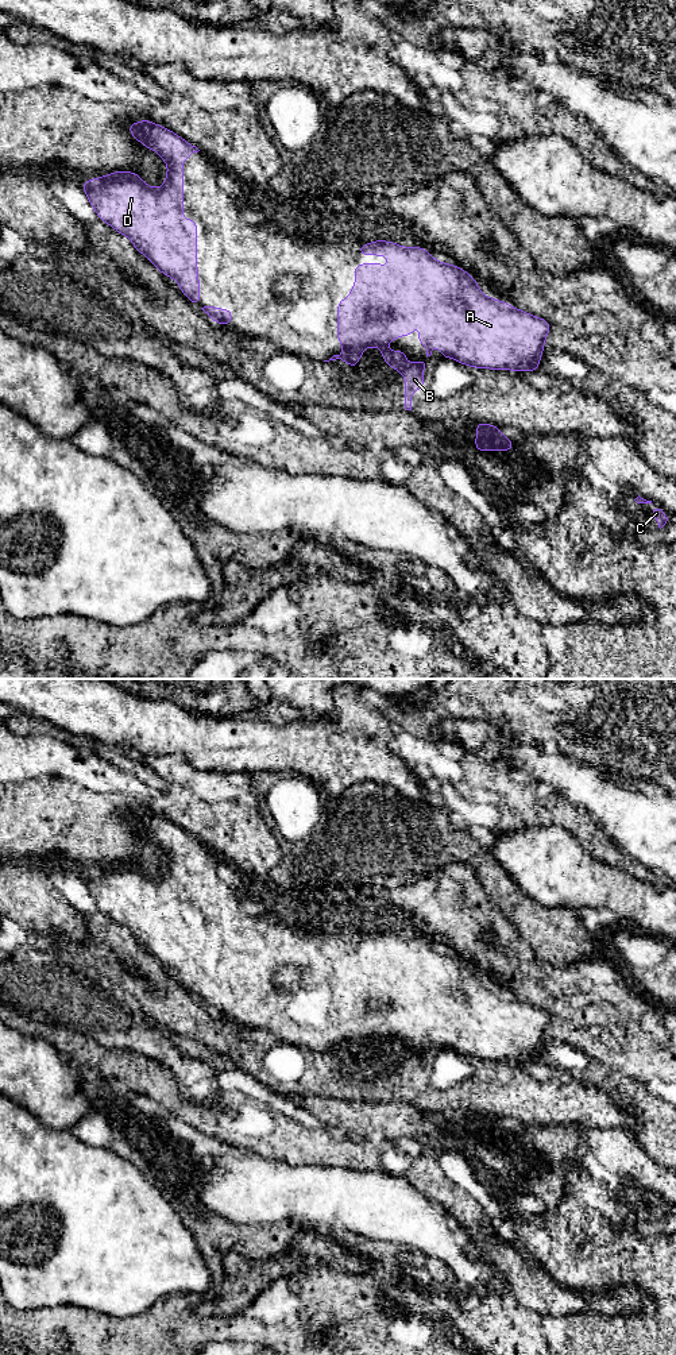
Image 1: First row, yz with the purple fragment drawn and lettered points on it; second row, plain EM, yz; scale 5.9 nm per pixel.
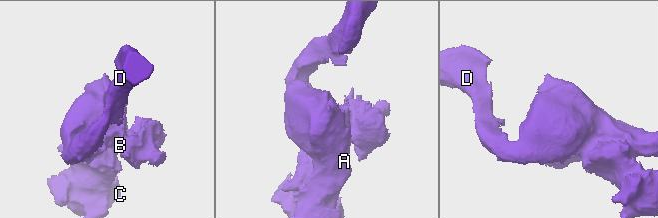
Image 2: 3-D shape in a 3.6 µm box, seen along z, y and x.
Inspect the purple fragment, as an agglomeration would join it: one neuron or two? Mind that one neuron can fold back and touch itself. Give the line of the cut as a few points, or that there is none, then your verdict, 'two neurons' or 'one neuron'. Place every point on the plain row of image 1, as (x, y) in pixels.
cut in yz along (343, 1037), (354, 1042), (363, 1042); two neurons

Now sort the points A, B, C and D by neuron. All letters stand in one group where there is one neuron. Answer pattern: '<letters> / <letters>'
A C D / B

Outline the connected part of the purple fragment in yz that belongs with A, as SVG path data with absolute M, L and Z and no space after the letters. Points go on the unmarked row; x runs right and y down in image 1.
M375 931L362 935L359 946L383 946L389 957L381 954L359 954L352 962L356 974L351 977L348 989L337 995L337 1030L340 1036L347 1036L354 1043L362 1043L367 1038L381 1039L387 1031L398 1027L412 1027L413 1018L420 1016L418 1032L426 1039L426 1047L432 1039L440 1039L440 1049L451 1049L457 1054L475 1059L537 1062L541 1053L545 1028L551 1022L548 1011L517 1000L507 993L484 987L475 969L459 957L443 954L434 950L424 938L402 938L394 933Z

